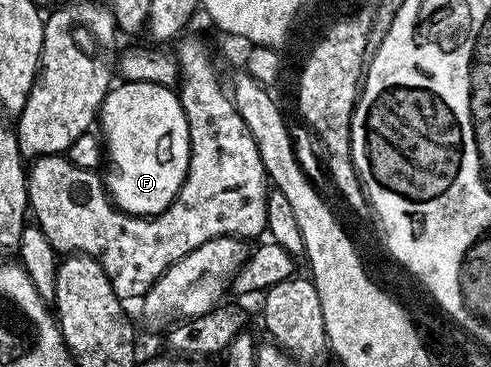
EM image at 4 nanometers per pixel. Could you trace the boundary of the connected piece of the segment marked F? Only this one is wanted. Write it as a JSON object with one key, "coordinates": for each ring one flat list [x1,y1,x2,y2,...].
{"coordinates":[[152,82,115,83,102,103,100,135,104,141,104,160,106,163,104,168,104,183,106,191,110,193,110,198,114,202,114,207,117,208,119,212,127,212,129,216,145,216,147,218,159,216,176,198,180,186,186,180,186,171,190,165,190,118,187,109,180,99,179,93,175,91,175,89,156,86]]}

